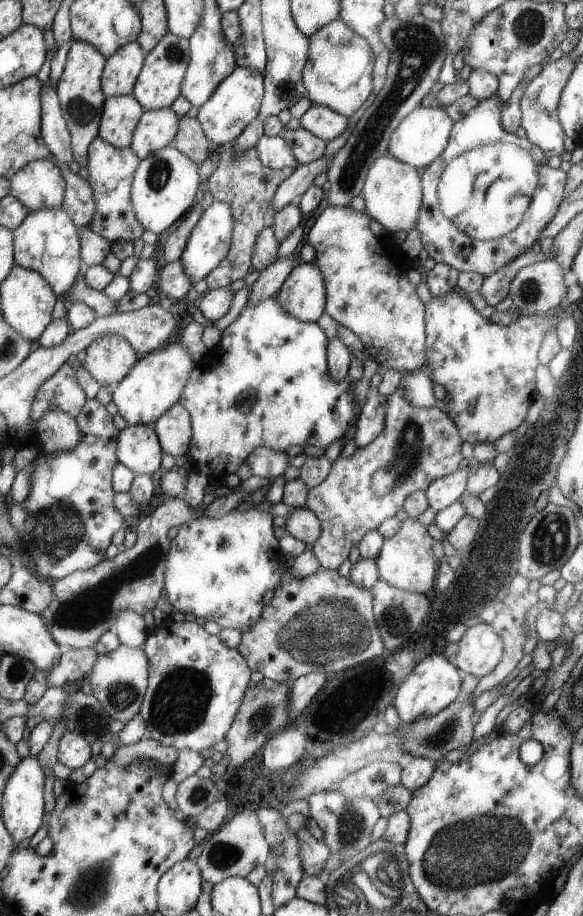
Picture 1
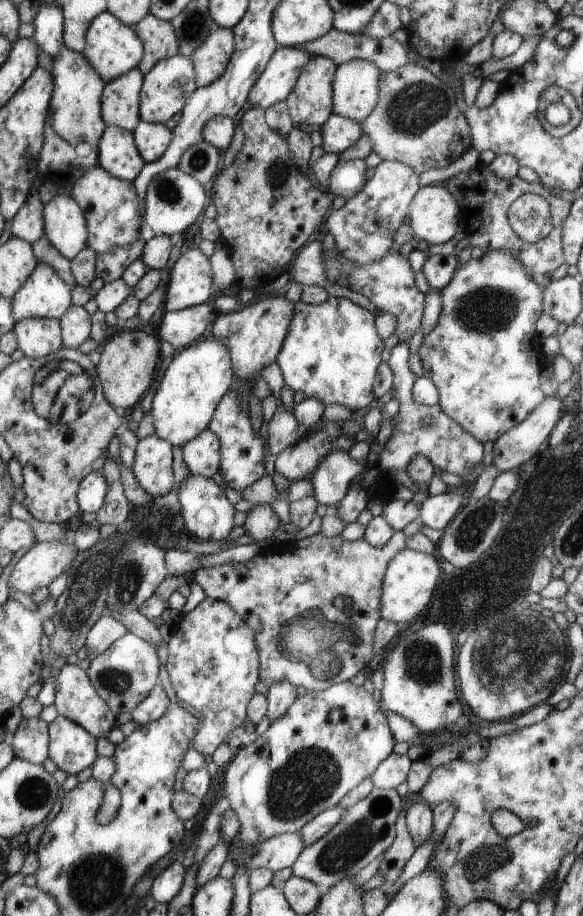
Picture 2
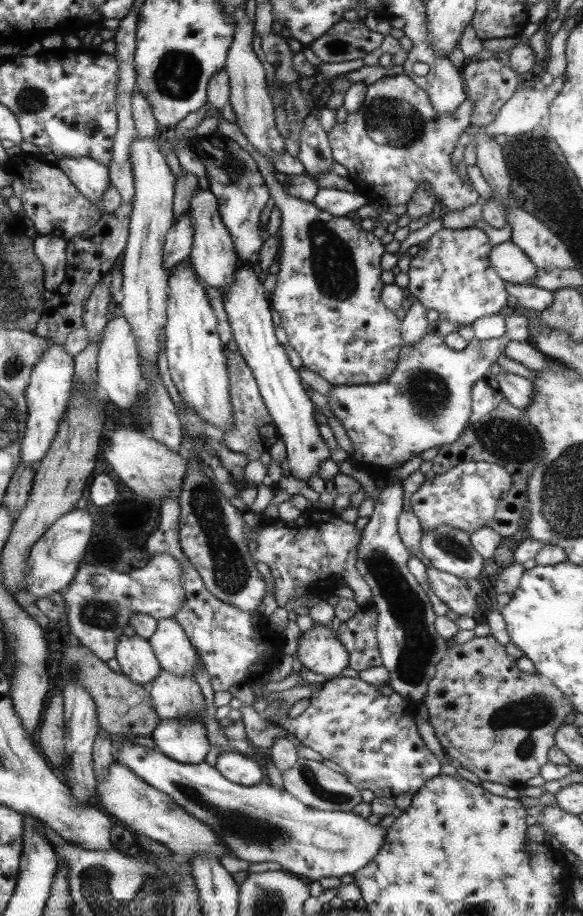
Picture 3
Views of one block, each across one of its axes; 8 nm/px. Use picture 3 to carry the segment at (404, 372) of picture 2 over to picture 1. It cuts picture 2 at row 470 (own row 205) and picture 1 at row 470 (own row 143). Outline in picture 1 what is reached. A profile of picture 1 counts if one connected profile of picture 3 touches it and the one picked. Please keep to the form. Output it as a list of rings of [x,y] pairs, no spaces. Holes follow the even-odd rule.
[[[399,390],[385,397],[383,428],[369,444],[355,448],[347,458],[337,456],[331,463],[327,476],[317,486],[308,489],[305,500],[307,507],[320,520],[319,538],[312,542],[312,550],[319,566],[337,569],[363,538],[366,532],[376,529],[383,520],[393,517],[401,510],[403,500],[413,491],[425,490],[435,479],[457,470],[462,459],[460,448],[463,440],[454,422],[437,407],[413,408]]]

